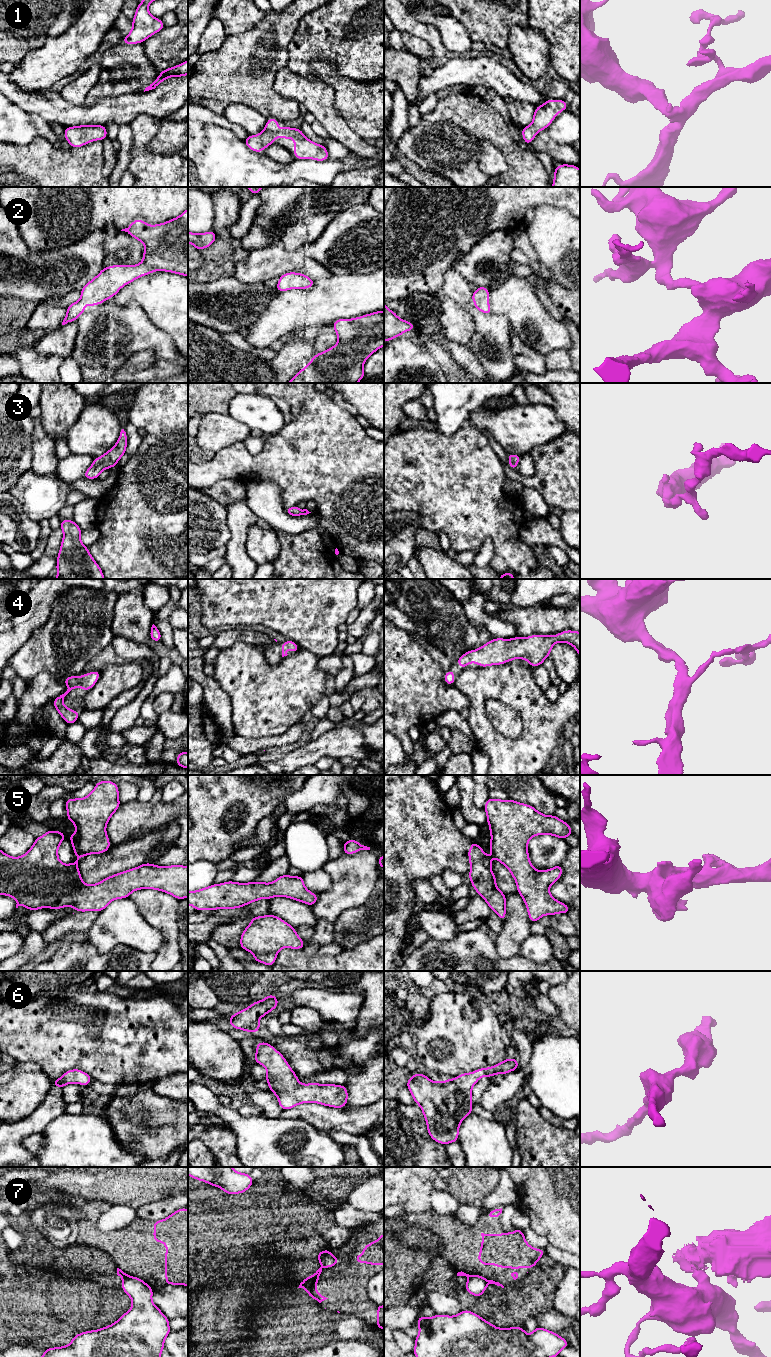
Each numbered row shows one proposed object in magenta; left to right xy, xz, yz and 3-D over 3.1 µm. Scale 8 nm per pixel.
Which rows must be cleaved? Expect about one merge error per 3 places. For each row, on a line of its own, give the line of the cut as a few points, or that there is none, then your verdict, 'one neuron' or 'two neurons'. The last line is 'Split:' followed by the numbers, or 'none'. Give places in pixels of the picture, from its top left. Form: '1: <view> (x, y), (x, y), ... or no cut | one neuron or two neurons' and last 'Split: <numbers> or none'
1: no cut | one neuron
2: no cut | one neuron
3: no cut | one neuron
4: no cut | one neuron
5: no cut | one neuron
6: no cut | one neuron
7: xy (128, 1275), (123, 1280) | two neurons
Split: 7

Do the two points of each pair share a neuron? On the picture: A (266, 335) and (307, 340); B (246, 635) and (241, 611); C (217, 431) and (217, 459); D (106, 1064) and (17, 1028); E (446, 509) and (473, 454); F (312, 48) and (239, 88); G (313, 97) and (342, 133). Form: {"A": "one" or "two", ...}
{"A": "two", "B": "two", "C": "two", "D": "one", "E": "one", "F": "two", "G": "one"}

